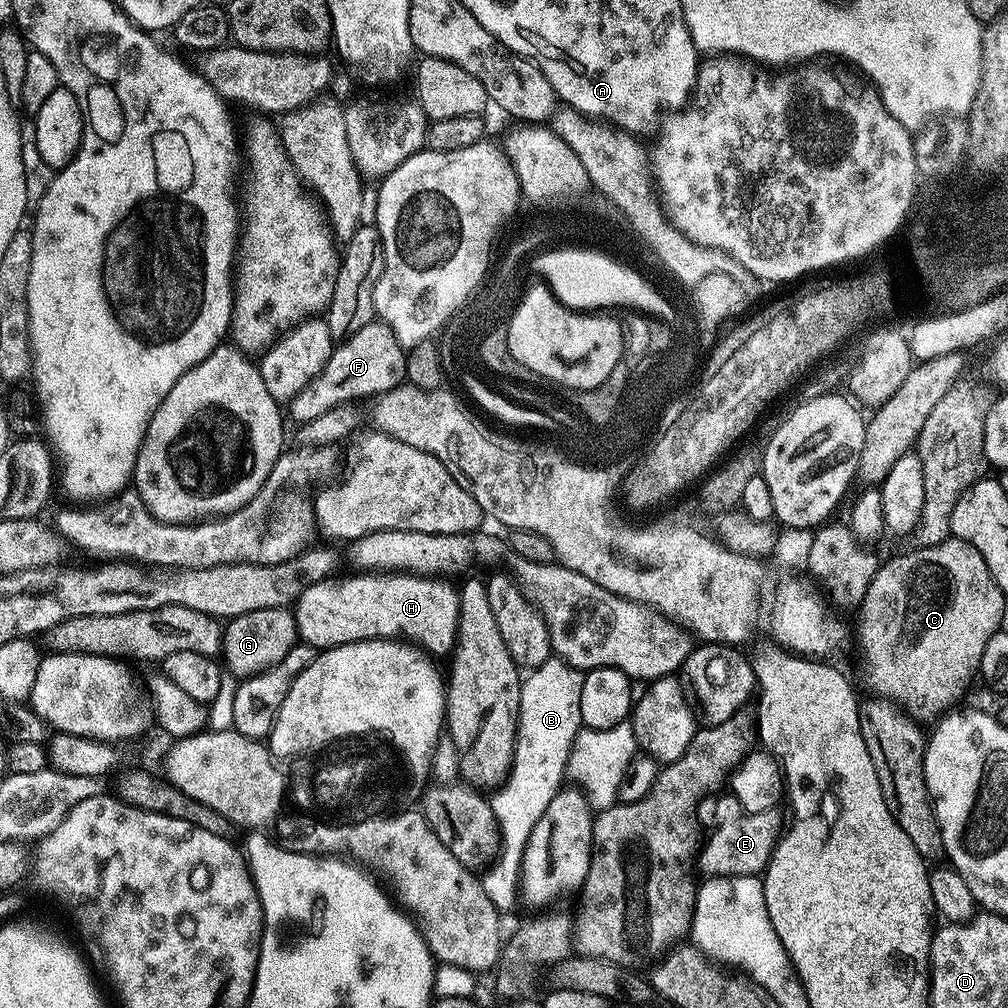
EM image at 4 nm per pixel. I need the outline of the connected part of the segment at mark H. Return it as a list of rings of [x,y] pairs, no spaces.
[[[411,574],[356,575],[360,576],[323,580],[296,599],[296,630],[303,643],[323,650],[363,640],[403,638],[433,657],[447,657],[453,651],[460,627],[460,593],[447,584],[447,579]]]

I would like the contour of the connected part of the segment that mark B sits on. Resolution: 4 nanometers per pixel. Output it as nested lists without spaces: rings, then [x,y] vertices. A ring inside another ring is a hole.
[[[551,656],[537,669],[533,669],[521,683],[520,710],[516,727],[515,757],[507,780],[492,794],[489,804],[495,814],[500,838],[506,840],[529,840],[534,826],[545,814],[546,806],[559,792],[565,779],[569,756],[576,735],[581,731],[581,694],[584,675],[579,669],[569,667],[561,658]]]

